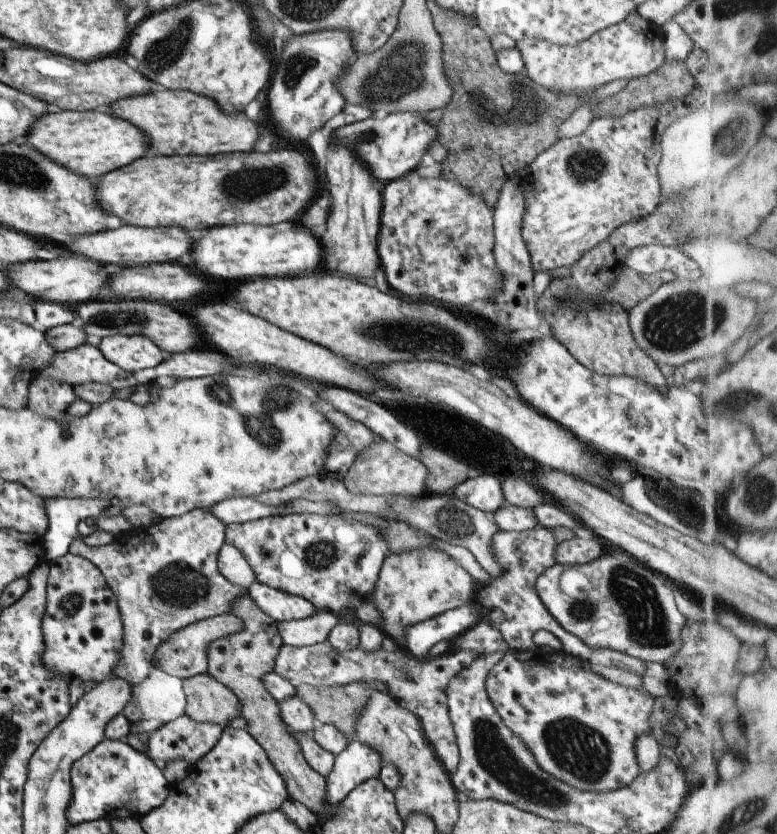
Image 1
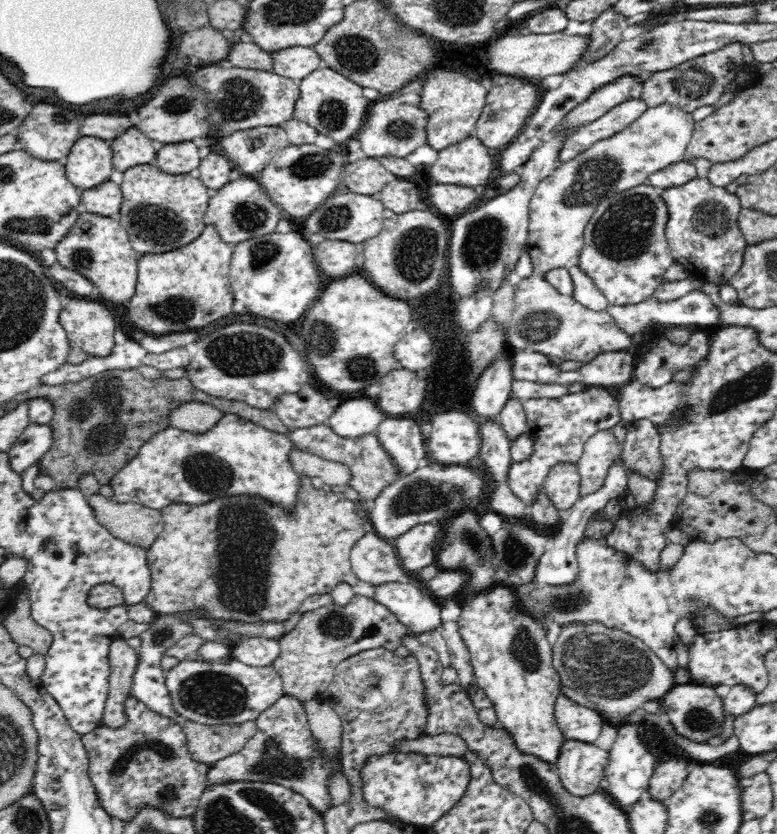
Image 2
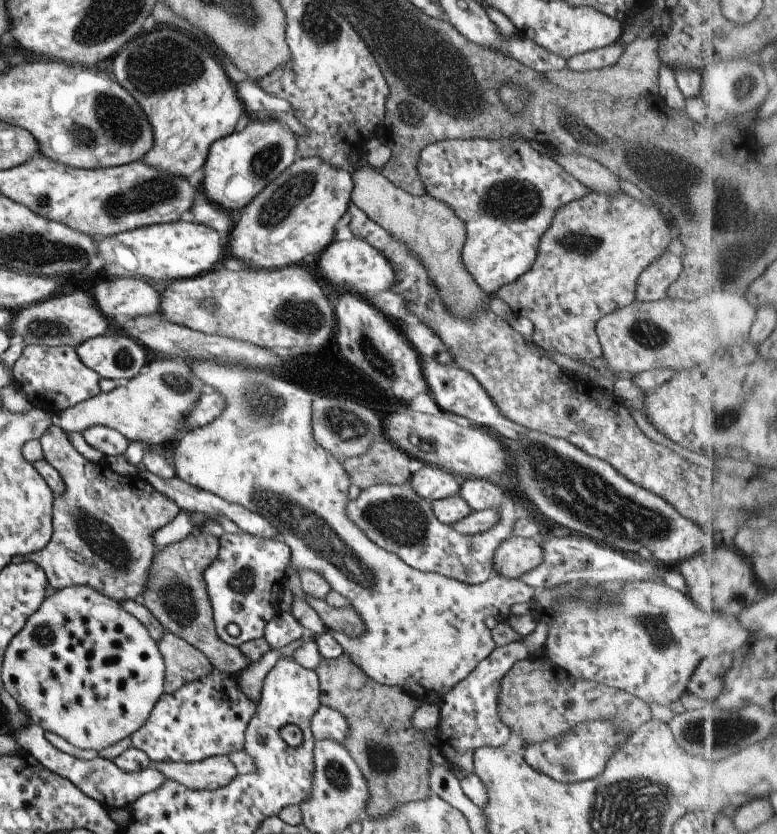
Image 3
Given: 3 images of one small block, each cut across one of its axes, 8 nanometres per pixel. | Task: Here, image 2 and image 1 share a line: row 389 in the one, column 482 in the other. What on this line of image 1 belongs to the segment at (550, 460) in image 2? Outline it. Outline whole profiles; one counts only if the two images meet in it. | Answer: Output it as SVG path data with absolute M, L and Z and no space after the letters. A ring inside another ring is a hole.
M535 526L535 528L531 528L531 530L523 530L523 532L507 532L497 530L497 532L495 532L495 534L493 534L490 538L489 548L493 560L499 564L499 568L501 568L502 573L491 575L491 579L487 582L483 582L481 585L476 584L475 594L473 595L473 599L471 601L475 601L480 607L480 610L483 612L488 612L491 609L497 608L505 614L505 620L501 622L499 630L505 644L507 644L508 650L511 652L533 650L535 648L535 645L531 640L533 632L535 632L535 630L547 630L547 632L551 632L551 634L559 640L562 646L562 652L571 655L580 662L585 662L593 668L595 666L605 668L623 668L623 670L631 671L633 674L643 677L643 674L646 672L645 661L630 657L628 654L621 654L621 652L617 651L607 650L604 648L600 648L599 650L589 648L587 644L583 644L583 642L581 642L581 640L579 640L576 636L573 636L573 634L567 632L551 616L551 614L545 610L545 606L541 604L541 600L539 600L539 596L537 596L537 592L535 592L535 580L537 580L537 576L539 576L543 570L549 568L549 566L553 566L555 563L556 544L557 542L555 538L553 538L553 534L551 534L551 529L546 529L540 526Z

